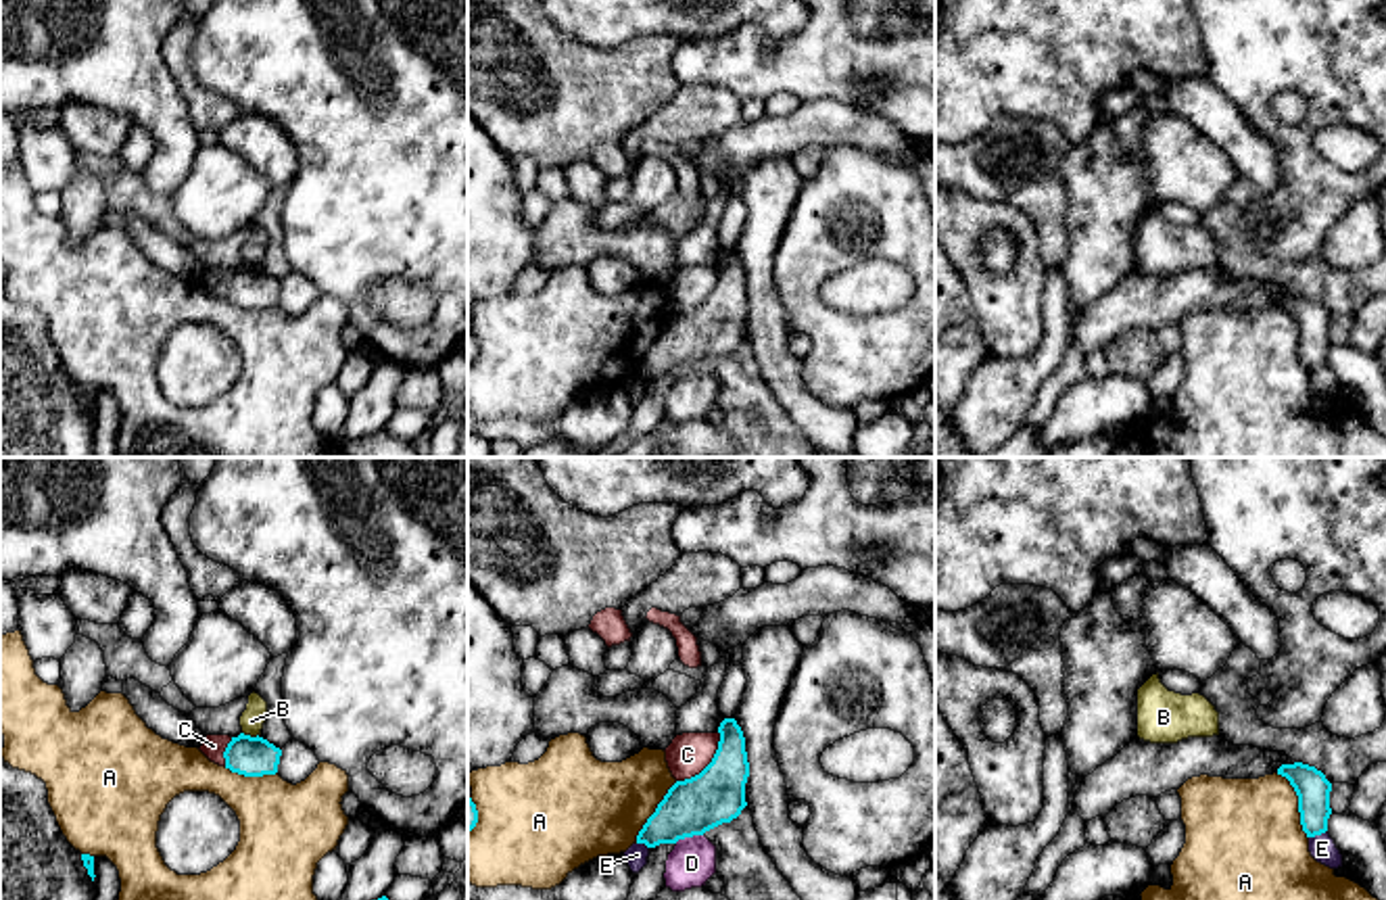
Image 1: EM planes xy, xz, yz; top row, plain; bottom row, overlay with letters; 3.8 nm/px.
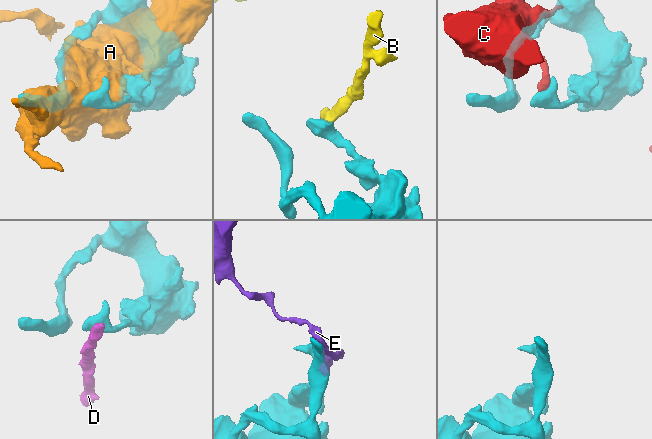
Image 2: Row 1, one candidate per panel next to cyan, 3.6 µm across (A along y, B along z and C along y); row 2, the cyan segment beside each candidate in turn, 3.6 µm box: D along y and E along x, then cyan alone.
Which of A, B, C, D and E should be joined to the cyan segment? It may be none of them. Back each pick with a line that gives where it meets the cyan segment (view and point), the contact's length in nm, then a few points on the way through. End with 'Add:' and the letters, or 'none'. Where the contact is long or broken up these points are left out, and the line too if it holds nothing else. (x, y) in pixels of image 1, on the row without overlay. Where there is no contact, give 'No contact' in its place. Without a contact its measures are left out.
Add: none

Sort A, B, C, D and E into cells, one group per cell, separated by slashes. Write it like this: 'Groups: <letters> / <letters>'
Groups: A / B D / C / E

